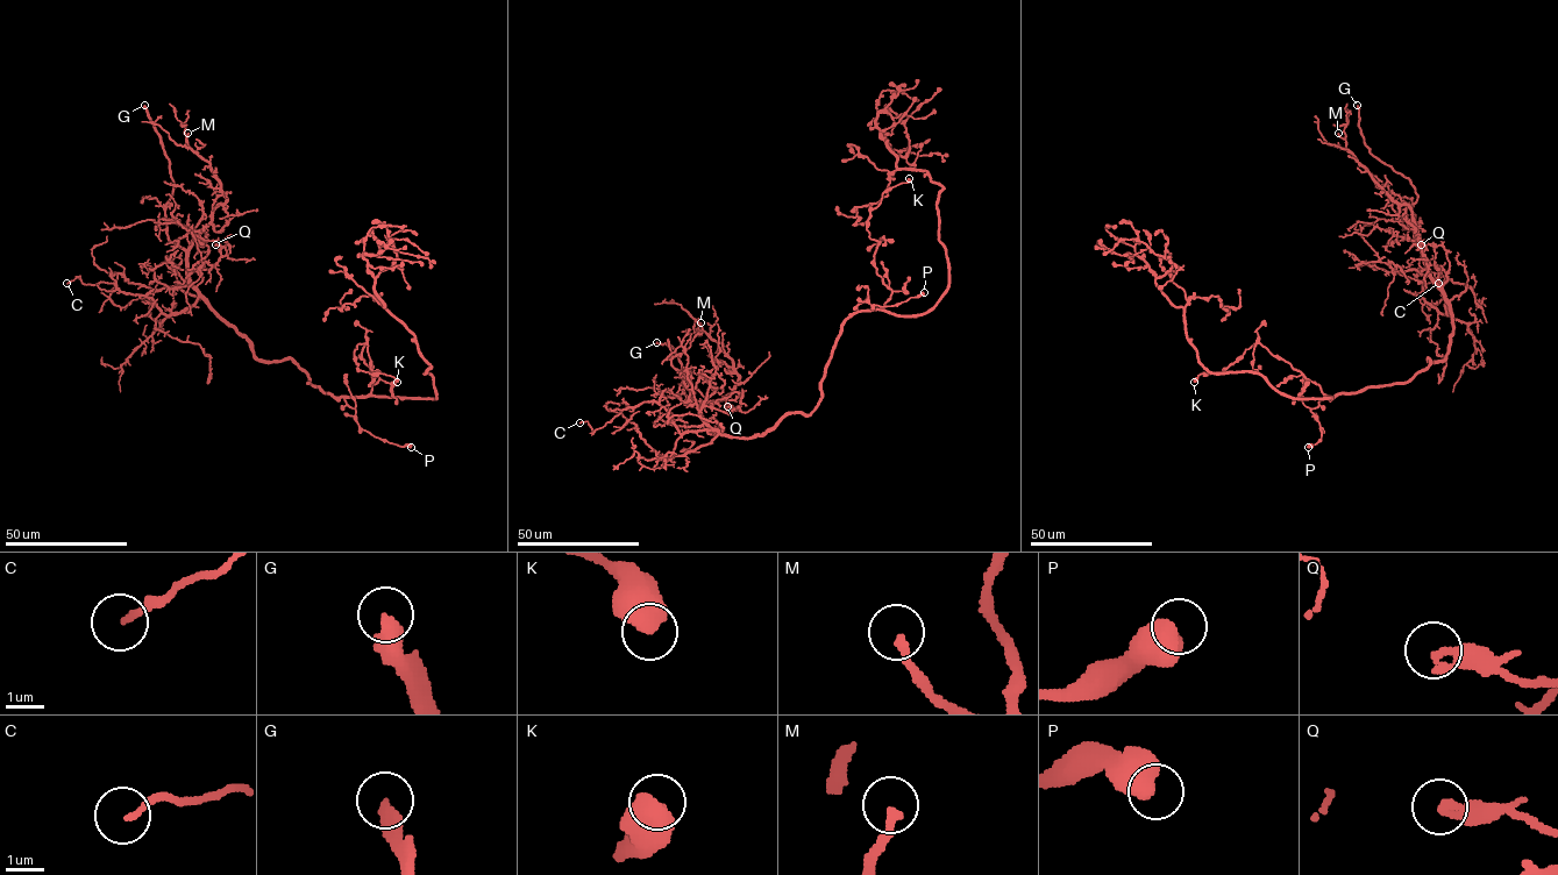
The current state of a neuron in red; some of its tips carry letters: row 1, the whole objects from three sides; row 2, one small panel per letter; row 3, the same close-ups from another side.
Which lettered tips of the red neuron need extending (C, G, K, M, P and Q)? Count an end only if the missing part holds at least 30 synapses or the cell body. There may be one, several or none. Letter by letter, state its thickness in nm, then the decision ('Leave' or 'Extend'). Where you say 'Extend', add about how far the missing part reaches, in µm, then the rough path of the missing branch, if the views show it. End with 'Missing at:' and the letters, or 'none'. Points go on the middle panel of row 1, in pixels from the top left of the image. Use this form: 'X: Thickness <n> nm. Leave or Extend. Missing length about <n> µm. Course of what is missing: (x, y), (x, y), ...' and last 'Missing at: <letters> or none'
C: Thickness 160 nm. Leave
G: Thickness 440 nm. Extend. Missing length about 30 µm. Course of what is missing: (656, 342), (646, 339), (666, 325), (674, 324)
K: Thickness 700 nm. Leave
M: Thickness 240 nm. Extend. Missing length about 45 µm. Course of what is missing: (701, 322), (691, 319), (660, 322), (638, 331)
P: Thickness 650 nm. Leave
Q: Thickness 320 nm. Leave
Missing at: G, M

